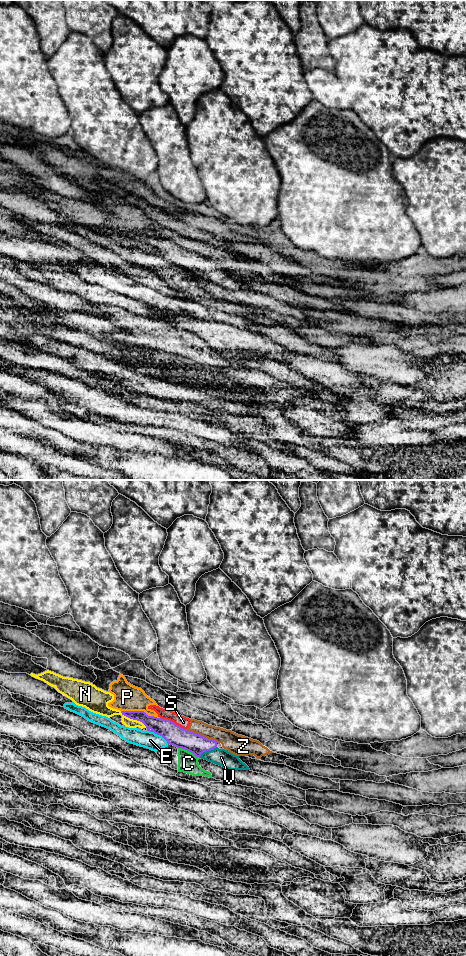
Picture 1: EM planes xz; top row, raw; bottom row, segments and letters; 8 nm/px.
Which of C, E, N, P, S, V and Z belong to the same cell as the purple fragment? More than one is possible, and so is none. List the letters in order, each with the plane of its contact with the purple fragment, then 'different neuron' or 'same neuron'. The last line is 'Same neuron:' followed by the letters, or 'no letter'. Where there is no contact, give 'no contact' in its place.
C: xz | different neuron
E: xz | different neuron
N: xz | different neuron
P: xz | different neuron
S: xz | different neuron
V: xz | same neuron
Z: xz | different neuron
Same neuron: V

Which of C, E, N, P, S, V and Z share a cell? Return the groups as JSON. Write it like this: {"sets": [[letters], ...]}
{"sets": [["C", "E"], ["N"], ["P"], ["S", "Z"], ["V"]]}

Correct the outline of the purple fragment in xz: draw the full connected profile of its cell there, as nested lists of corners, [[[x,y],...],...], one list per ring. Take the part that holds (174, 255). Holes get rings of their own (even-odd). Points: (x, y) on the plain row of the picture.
[[[121,231],[121,233],[130,239],[142,242],[147,251],[162,256],[168,264],[185,269],[196,277],[230,290],[250,290],[239,276],[228,270],[219,269],[215,260],[183,249],[170,240],[148,236],[144,231]]]

